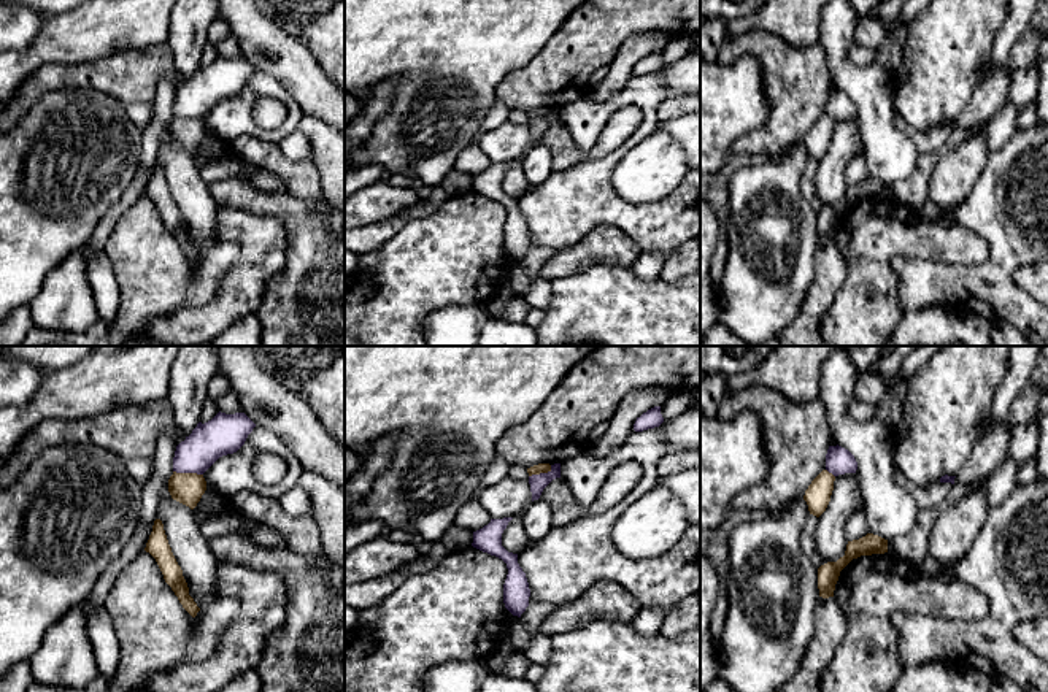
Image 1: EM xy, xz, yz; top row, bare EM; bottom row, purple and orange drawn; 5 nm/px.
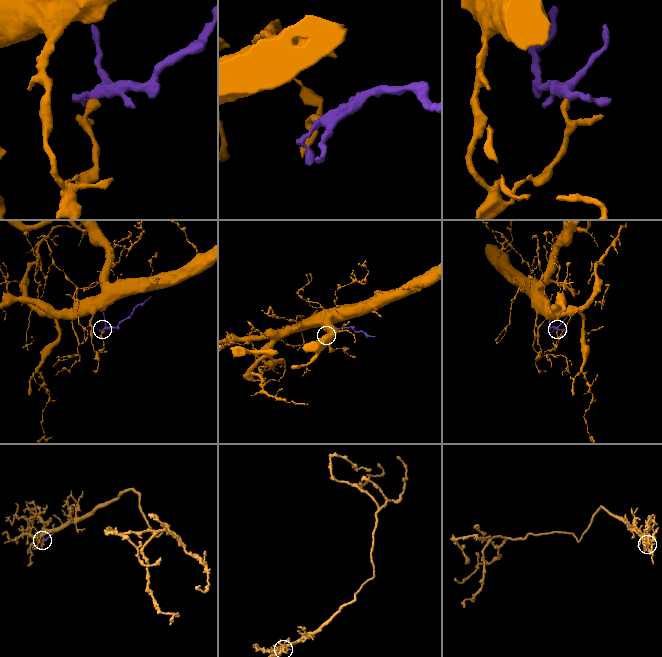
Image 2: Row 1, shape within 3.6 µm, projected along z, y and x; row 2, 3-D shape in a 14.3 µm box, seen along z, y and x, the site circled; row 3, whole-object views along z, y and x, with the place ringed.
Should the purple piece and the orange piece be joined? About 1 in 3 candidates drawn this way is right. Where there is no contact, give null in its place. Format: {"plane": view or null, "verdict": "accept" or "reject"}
{"plane": "xy", "verdict": "reject"}

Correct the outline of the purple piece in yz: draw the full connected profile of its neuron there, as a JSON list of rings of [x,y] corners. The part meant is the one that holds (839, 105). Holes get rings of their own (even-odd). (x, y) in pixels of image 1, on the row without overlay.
[[[829,90],[826,98],[826,114],[834,121],[856,117],[857,106],[854,100],[842,90]]]

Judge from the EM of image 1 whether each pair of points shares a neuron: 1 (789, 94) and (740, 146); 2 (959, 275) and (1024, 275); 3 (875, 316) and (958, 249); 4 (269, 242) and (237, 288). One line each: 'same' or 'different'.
1: same
2: different
3: same
4: same

